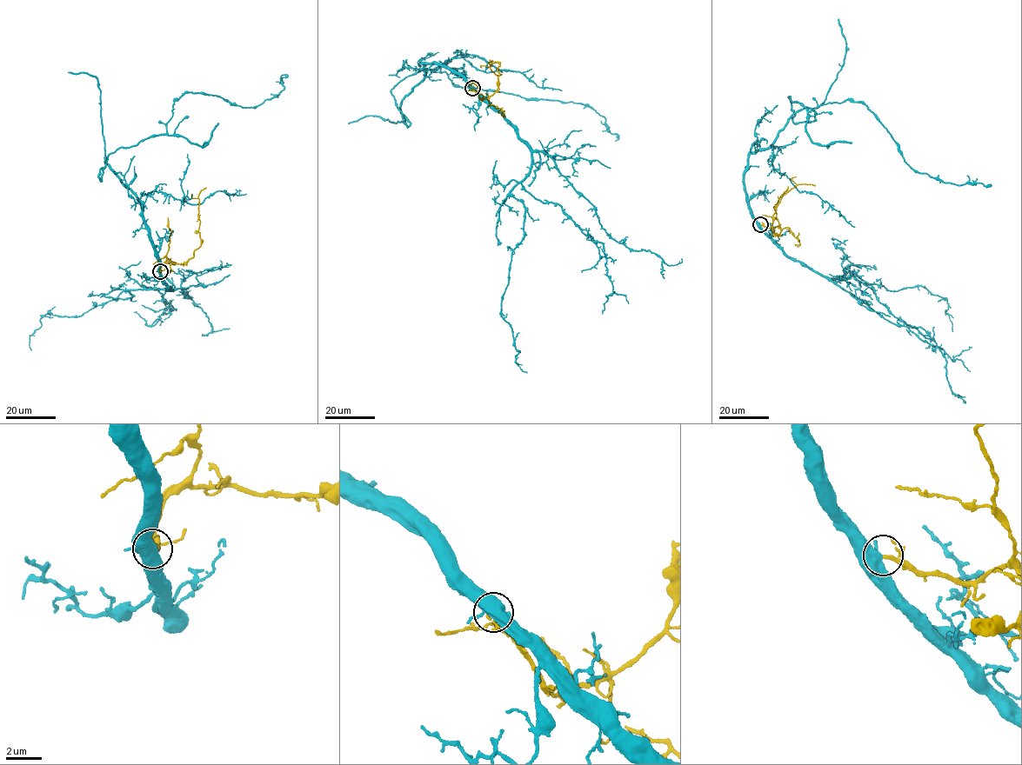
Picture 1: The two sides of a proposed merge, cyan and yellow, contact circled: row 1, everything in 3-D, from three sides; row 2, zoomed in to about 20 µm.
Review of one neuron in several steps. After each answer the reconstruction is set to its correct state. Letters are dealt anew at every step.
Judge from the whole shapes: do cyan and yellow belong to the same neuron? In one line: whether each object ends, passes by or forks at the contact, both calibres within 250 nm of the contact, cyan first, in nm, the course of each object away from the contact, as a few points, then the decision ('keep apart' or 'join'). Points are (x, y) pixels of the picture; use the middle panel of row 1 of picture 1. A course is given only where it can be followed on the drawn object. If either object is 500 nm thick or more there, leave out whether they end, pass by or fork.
cyan passes by; yellow passes by; 480 nm thick on the cyan side, 140 nm on the other; cyan runs (472, 88), (424, 62), (401, 103), (408, 126), (390, 91), (438, 68), (456, 85), (588, 105), (615, 140); yellow runs (472, 88), (481, 99), (497, 89), (500, 64), (491, 61), (490, 70), (502, 74); join

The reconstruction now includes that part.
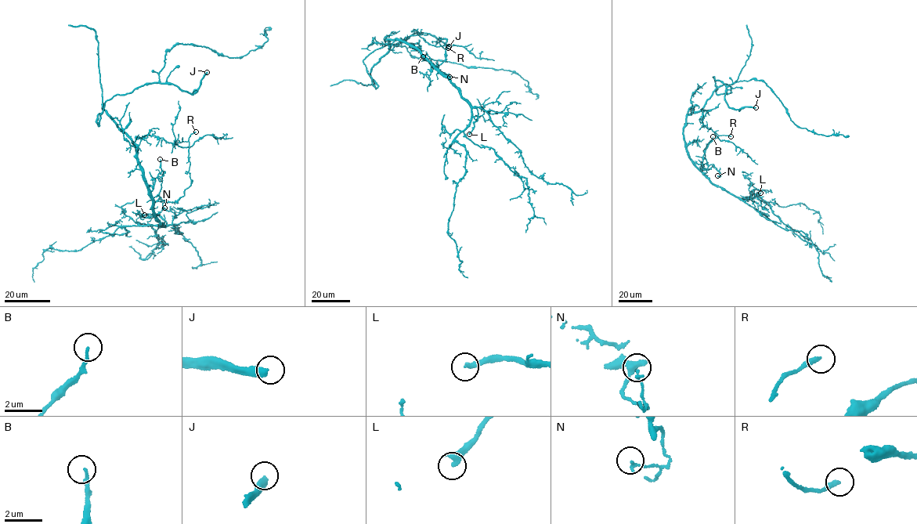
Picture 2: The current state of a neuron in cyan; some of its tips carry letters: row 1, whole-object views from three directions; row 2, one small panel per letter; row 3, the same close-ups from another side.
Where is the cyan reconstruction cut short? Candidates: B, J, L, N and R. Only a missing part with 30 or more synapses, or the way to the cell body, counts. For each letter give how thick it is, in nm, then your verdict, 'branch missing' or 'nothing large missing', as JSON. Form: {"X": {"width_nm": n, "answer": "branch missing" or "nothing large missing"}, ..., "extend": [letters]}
{"B": {"width_nm": 140, "answer": "nothing large missing"}, "J": {"width_nm": 360, "answer": "branch missing"}, "L": {"width_nm": 320, "answer": "branch missing"}, "N": {"width_nm": 140, "answer": "nothing large missing"}, "R": {"width_nm": 240, "answer": "nothing large missing"}, "extend": ["J", "L"]}

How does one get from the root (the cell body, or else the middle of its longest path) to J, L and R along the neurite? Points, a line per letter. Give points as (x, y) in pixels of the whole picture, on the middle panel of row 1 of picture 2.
J: (389, 48), (371, 69), (376, 88), (362, 61), (375, 50), (417, 33), (433, 34), (449, 46)
L: (389, 48), (389, 39), (397, 39), (414, 46), (449, 79), (464, 99), (477, 109), (478, 118), (469, 134)
R: (389, 48), (388, 39), (397, 39), (414, 46), (432, 67), (445, 59), (447, 40), (438, 38), (448, 48)

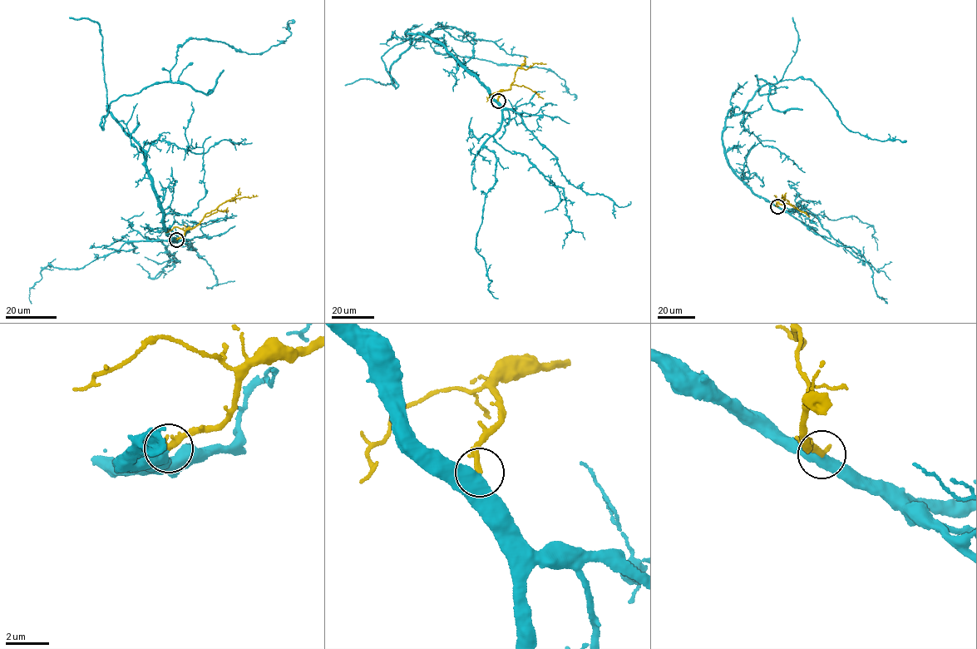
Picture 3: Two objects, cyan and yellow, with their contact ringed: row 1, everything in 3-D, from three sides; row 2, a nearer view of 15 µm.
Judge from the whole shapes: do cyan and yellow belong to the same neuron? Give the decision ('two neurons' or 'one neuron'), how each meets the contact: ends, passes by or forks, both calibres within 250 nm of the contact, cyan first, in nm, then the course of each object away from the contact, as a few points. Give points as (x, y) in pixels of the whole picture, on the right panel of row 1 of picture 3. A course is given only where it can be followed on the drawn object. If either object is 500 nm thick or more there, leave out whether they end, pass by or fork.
one neuron; calibres 650 and 280 nm; course cyan (777, 206), (722, 138), (757, 89), (775, 92), (755, 76), (811, 81), (853, 132), (905, 140); course yellow (777, 206), (777, 202), (782, 205), (785, 200), (782, 196), (795, 208)

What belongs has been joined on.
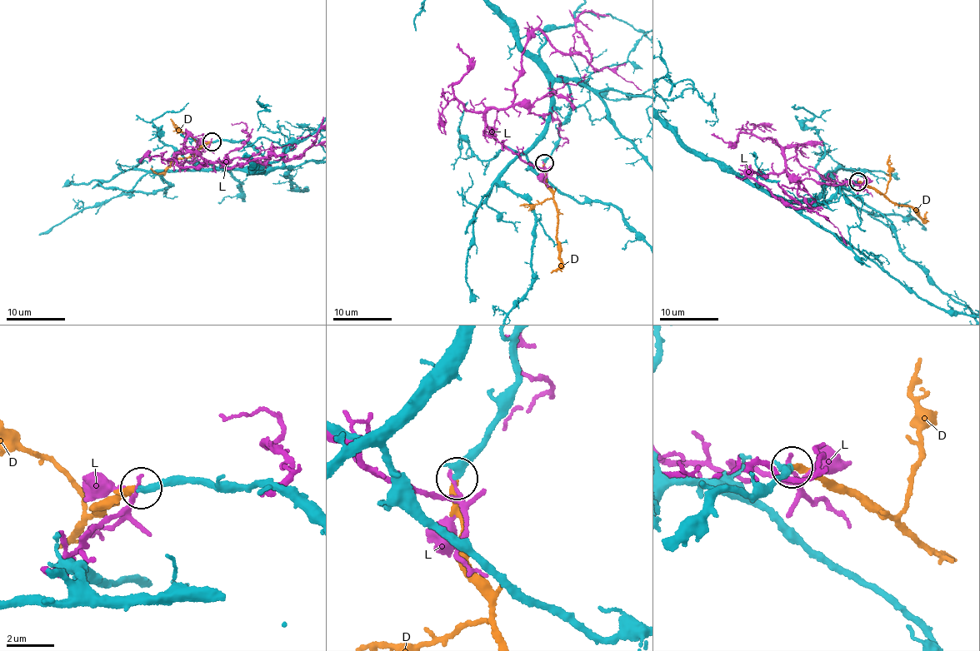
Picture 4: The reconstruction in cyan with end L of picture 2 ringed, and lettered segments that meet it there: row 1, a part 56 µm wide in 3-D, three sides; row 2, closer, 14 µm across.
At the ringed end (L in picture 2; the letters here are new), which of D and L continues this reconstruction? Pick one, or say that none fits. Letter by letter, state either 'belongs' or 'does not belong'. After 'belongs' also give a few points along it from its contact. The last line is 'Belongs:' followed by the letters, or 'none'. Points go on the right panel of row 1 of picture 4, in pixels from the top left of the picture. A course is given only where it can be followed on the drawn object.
D: belongs; it runs (857, 182), (871, 186), (894, 202), (907, 205), (923, 219), (926, 211)
L: does not belong
Belongs: D

